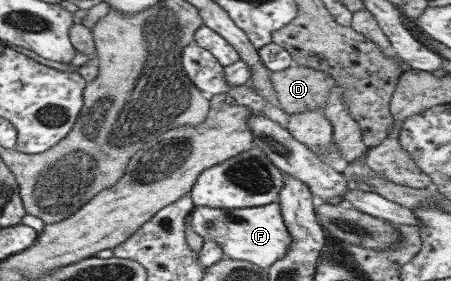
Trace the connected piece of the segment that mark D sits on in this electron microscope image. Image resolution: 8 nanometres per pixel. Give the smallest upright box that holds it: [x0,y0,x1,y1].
[271,64,336,116]

